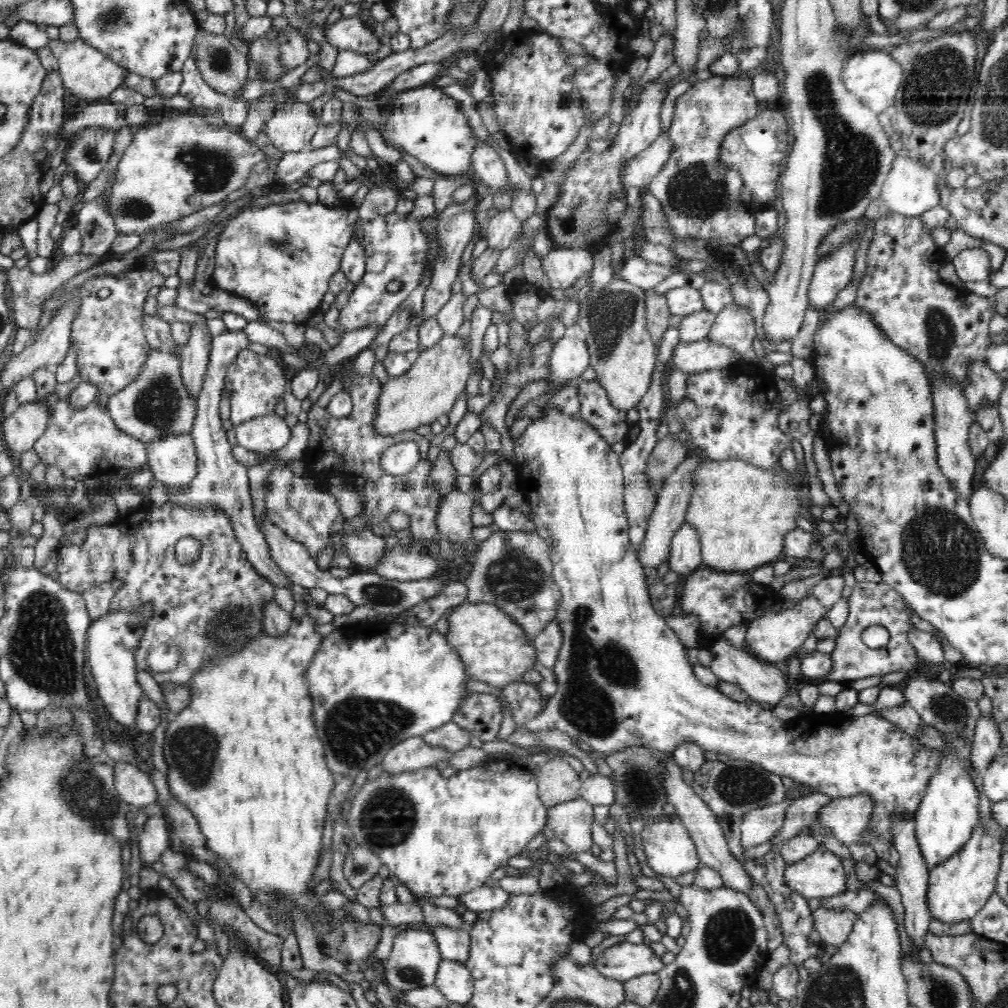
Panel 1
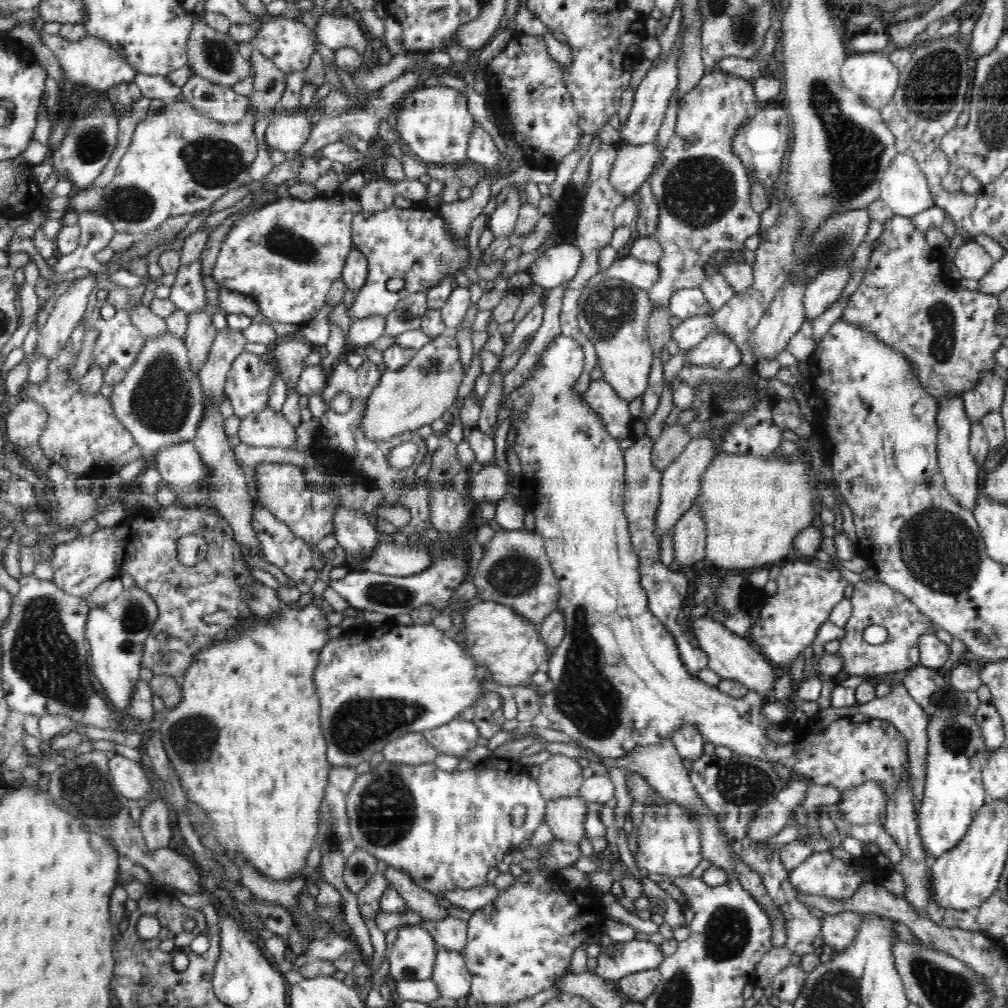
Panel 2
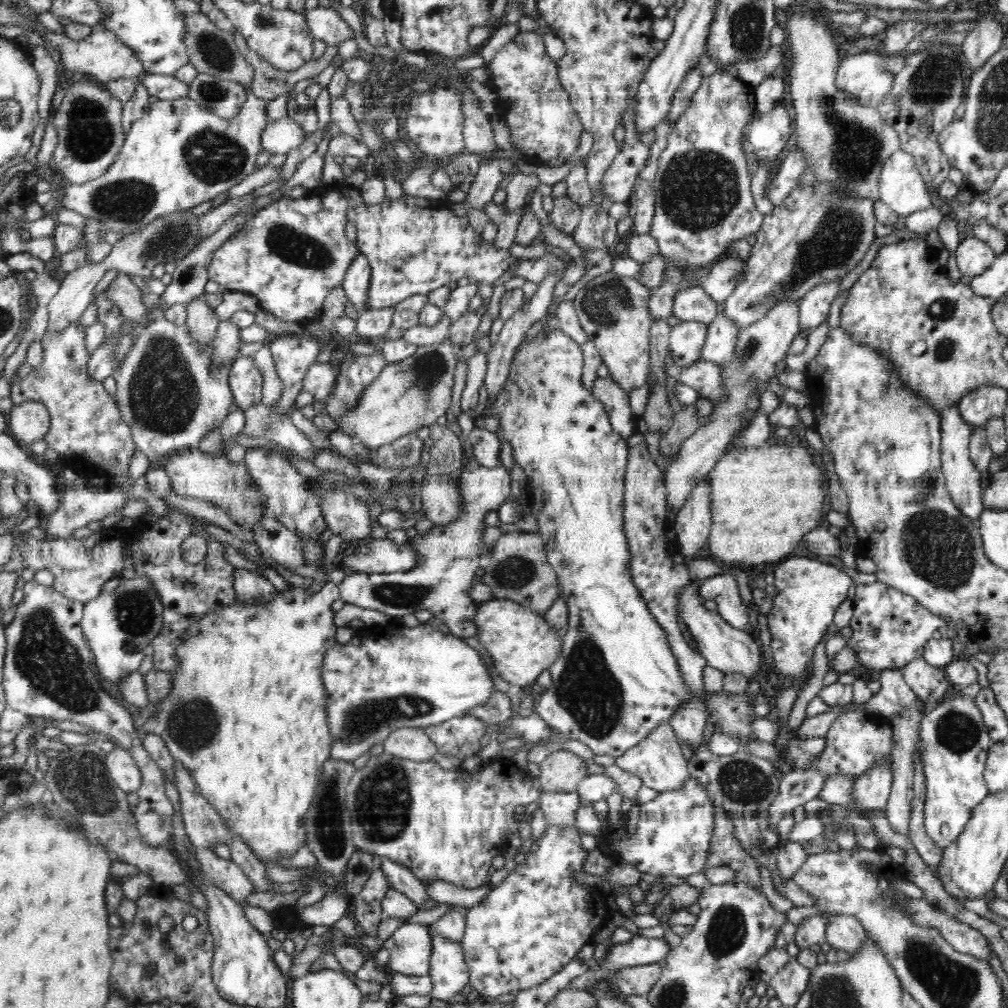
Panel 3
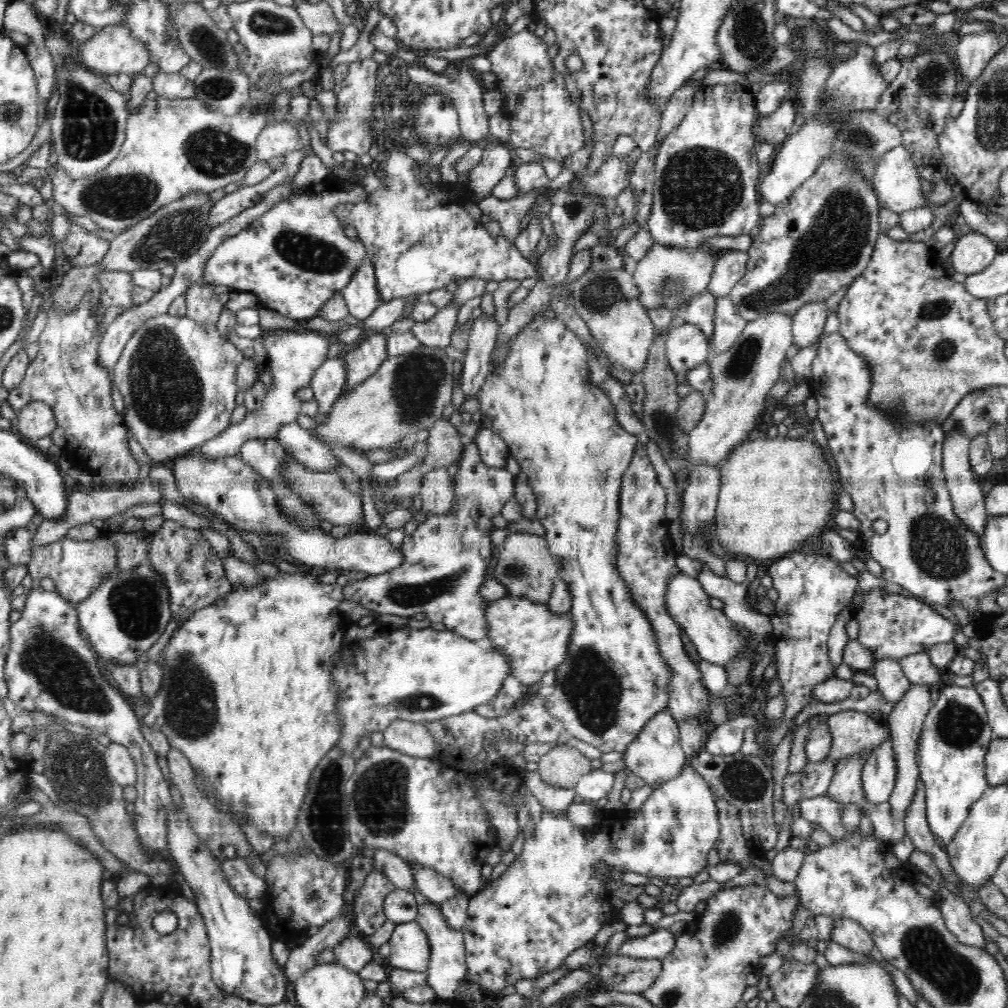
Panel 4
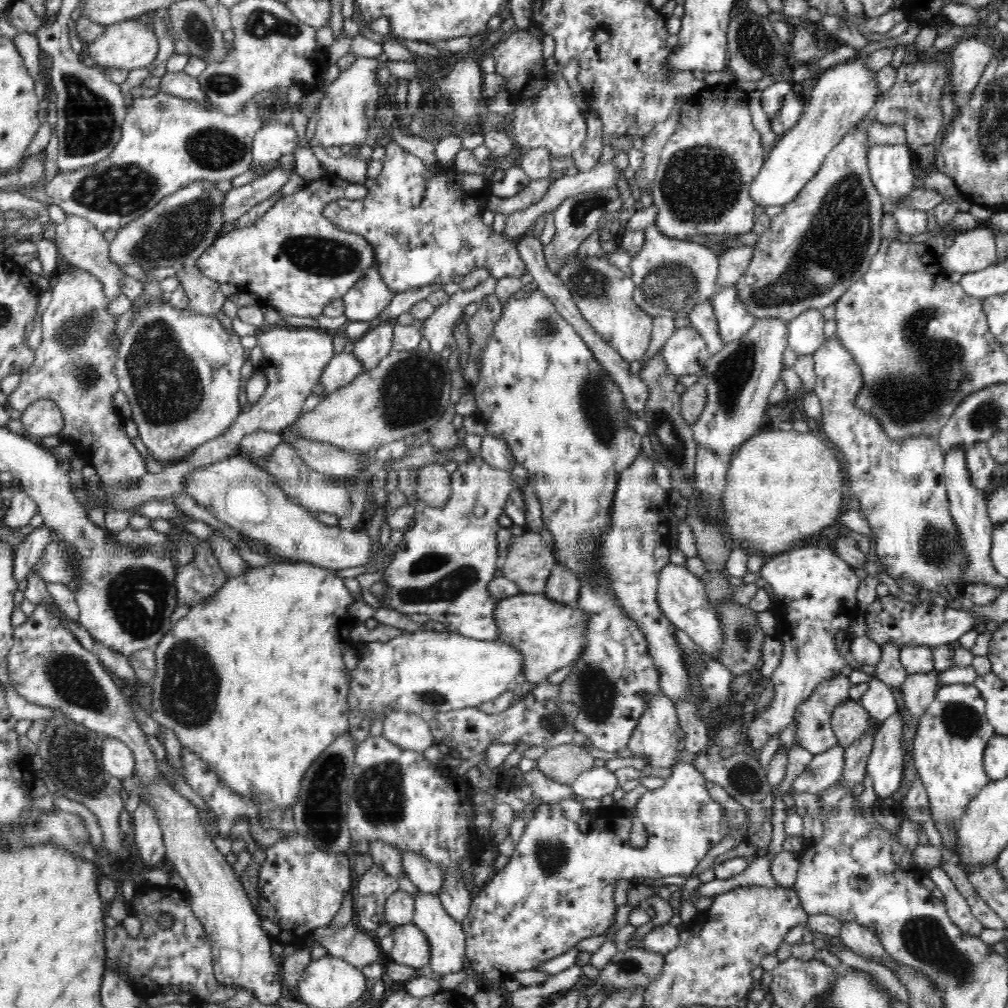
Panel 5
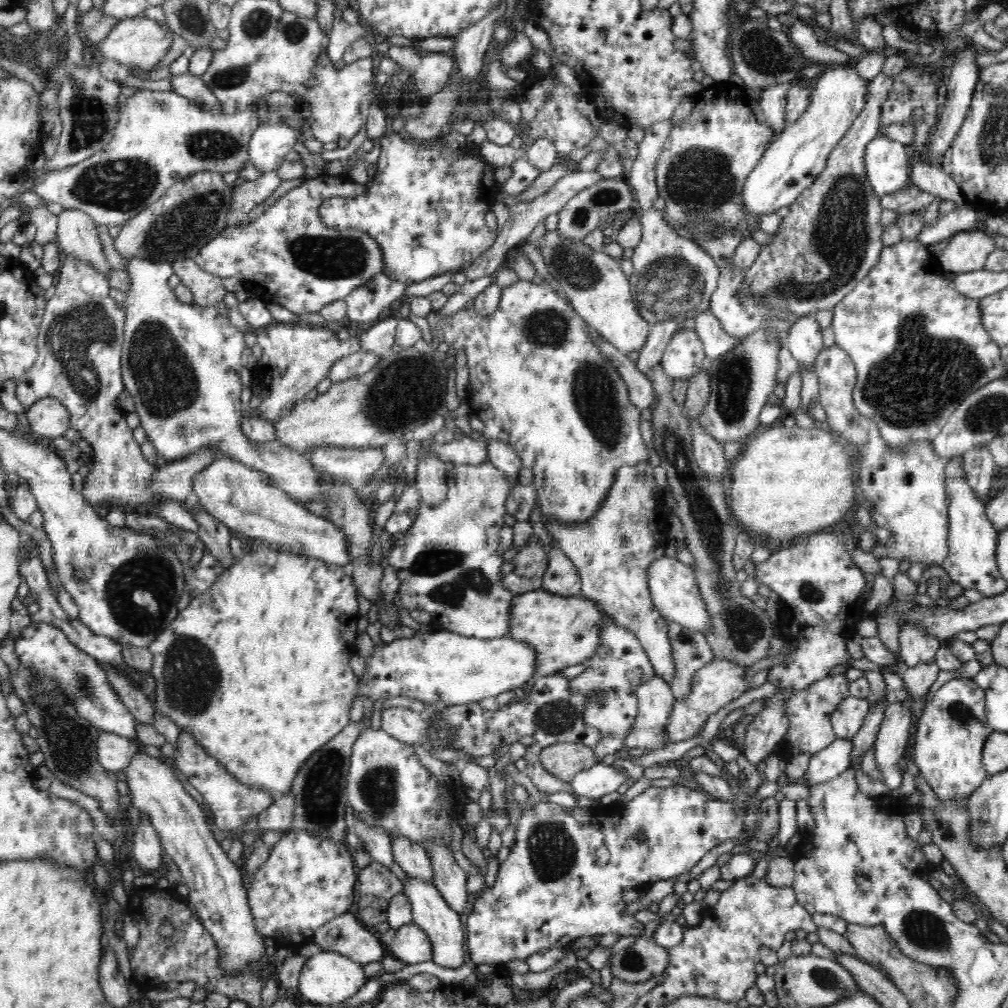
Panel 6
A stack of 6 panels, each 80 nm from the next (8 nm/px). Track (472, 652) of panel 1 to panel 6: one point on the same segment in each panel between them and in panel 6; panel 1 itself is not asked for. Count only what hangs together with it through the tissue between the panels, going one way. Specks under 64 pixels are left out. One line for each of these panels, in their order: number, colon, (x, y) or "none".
2: (509, 646)
3: (521, 645)
4: (535, 640)
5: (550, 636)
6: (564, 631)

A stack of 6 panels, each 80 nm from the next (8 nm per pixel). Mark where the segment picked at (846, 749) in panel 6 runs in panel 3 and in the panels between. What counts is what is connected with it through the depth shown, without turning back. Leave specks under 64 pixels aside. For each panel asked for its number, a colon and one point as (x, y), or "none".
3: (797, 786)
4: (813, 780)
5: (824, 769)

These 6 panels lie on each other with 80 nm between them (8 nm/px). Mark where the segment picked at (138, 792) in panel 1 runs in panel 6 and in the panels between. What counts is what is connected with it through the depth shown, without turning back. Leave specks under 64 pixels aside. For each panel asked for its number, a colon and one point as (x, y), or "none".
2: (130, 778)
3: (123, 769)
4: (120, 765)
5: (118, 760)
6: (114, 755)

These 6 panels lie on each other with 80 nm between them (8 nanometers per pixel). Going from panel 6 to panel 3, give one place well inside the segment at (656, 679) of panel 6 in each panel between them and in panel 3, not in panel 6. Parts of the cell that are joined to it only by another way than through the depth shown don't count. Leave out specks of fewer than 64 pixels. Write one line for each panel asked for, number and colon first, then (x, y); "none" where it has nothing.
3: (657, 760)
4: (656, 756)
5: (656, 738)

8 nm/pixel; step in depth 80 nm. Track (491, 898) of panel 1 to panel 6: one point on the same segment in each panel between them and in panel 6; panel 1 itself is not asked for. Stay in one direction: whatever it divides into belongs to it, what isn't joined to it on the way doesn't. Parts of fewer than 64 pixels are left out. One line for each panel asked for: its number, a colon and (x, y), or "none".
2: (472, 899)
3: (441, 891)
4: (437, 888)
5: (427, 877)
6: (413, 859)

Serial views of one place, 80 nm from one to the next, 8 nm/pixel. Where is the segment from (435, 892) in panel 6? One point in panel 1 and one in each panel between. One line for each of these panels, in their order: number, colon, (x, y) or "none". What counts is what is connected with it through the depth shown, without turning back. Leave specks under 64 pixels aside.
1: (454, 980)
2: (450, 973)
3: (449, 973)
4: (447, 968)
5: (446, 937)

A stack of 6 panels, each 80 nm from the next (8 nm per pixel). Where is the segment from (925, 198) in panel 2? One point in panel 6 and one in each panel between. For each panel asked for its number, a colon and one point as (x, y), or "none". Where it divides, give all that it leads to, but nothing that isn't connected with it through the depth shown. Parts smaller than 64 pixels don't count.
3: (901, 187)
4: (896, 181)
5: (890, 167)
6: (888, 169)

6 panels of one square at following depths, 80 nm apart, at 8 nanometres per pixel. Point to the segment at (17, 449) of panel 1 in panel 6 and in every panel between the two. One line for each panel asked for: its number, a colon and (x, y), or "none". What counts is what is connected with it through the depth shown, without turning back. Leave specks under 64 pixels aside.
2: (24, 425)
3: (29, 422)
4: (36, 420)
5: (43, 418)
6: (48, 418)

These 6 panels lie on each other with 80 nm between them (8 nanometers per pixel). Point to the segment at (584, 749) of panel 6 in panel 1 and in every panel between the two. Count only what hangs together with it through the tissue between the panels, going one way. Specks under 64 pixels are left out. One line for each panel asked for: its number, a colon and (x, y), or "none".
1: (558, 782)
2: (560, 776)
3: (561, 771)
4: (562, 766)
5: (563, 763)

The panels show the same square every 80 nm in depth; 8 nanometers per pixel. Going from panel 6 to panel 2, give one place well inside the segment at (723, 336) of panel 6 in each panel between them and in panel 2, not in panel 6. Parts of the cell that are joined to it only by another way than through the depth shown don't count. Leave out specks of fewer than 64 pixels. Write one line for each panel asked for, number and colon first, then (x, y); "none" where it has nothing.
2: (685, 303)
3: (693, 304)
4: (700, 311)
5: (702, 318)

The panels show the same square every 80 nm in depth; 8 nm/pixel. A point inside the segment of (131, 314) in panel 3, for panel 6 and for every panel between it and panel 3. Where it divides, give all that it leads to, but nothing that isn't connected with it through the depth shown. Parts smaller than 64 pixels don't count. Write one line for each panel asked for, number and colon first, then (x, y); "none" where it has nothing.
4: (117, 286)
5: (79, 241)
6: (77, 237)

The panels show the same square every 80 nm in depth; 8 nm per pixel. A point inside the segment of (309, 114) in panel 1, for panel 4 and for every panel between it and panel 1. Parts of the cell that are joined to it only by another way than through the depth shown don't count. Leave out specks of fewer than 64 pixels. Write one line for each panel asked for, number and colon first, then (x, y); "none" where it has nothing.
2: (287, 133)
3: (280, 136)
4: (276, 140)

